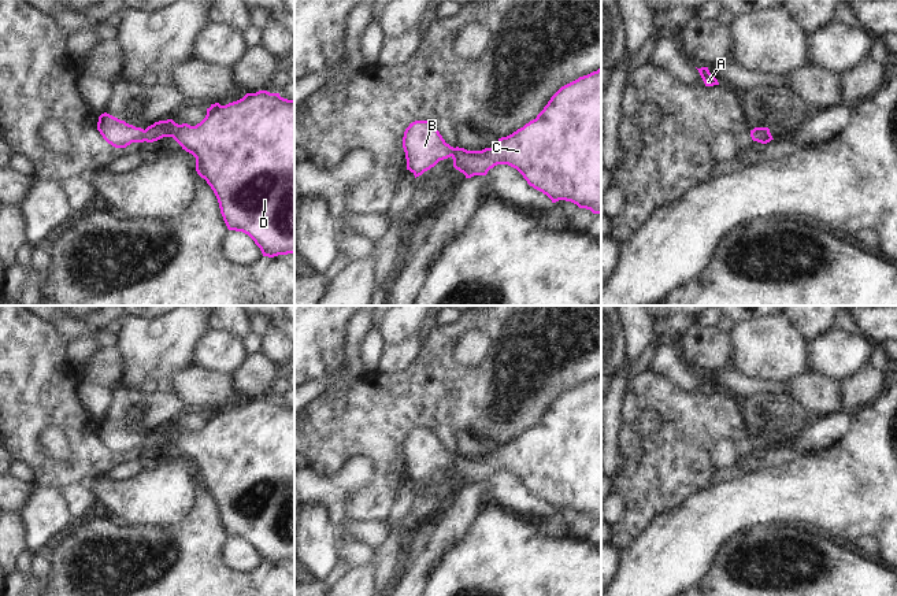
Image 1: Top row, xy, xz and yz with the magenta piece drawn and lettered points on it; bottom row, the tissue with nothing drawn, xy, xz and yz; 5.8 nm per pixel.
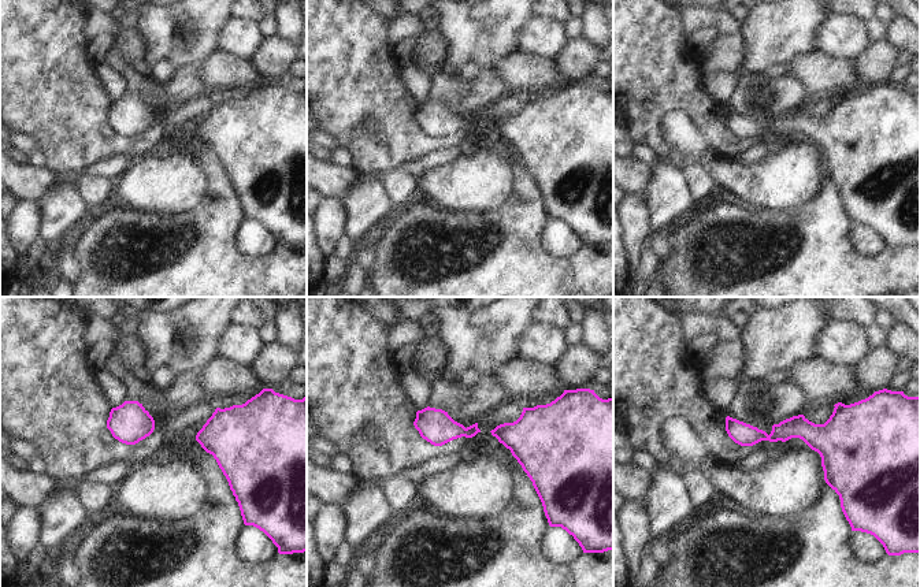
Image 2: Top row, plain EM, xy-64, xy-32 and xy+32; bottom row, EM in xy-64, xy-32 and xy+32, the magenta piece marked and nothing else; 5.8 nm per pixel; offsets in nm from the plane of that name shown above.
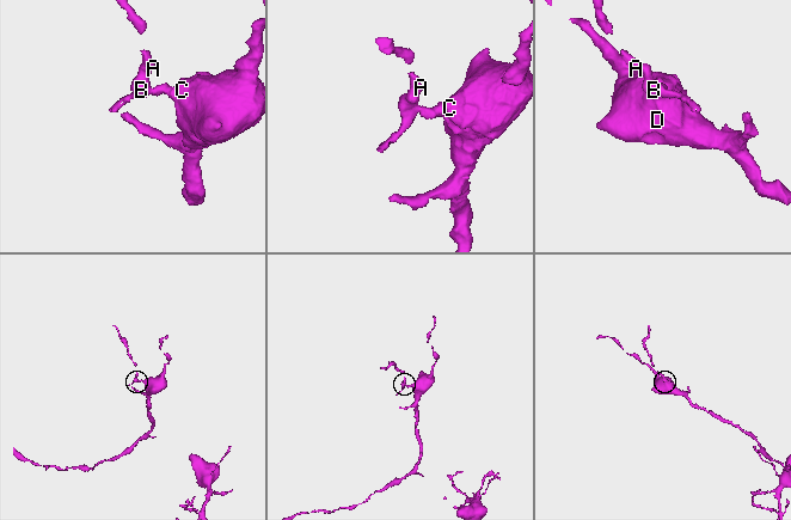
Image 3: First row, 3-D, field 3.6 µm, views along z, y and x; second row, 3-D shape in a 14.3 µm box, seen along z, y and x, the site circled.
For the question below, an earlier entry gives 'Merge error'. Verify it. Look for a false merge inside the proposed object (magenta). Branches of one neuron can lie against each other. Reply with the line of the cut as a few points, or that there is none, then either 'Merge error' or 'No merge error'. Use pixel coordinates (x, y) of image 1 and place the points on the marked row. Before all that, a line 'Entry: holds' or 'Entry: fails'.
Entry: fails
No split. No merge error.

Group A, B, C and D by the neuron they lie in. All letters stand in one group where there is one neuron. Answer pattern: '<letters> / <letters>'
A B C D

